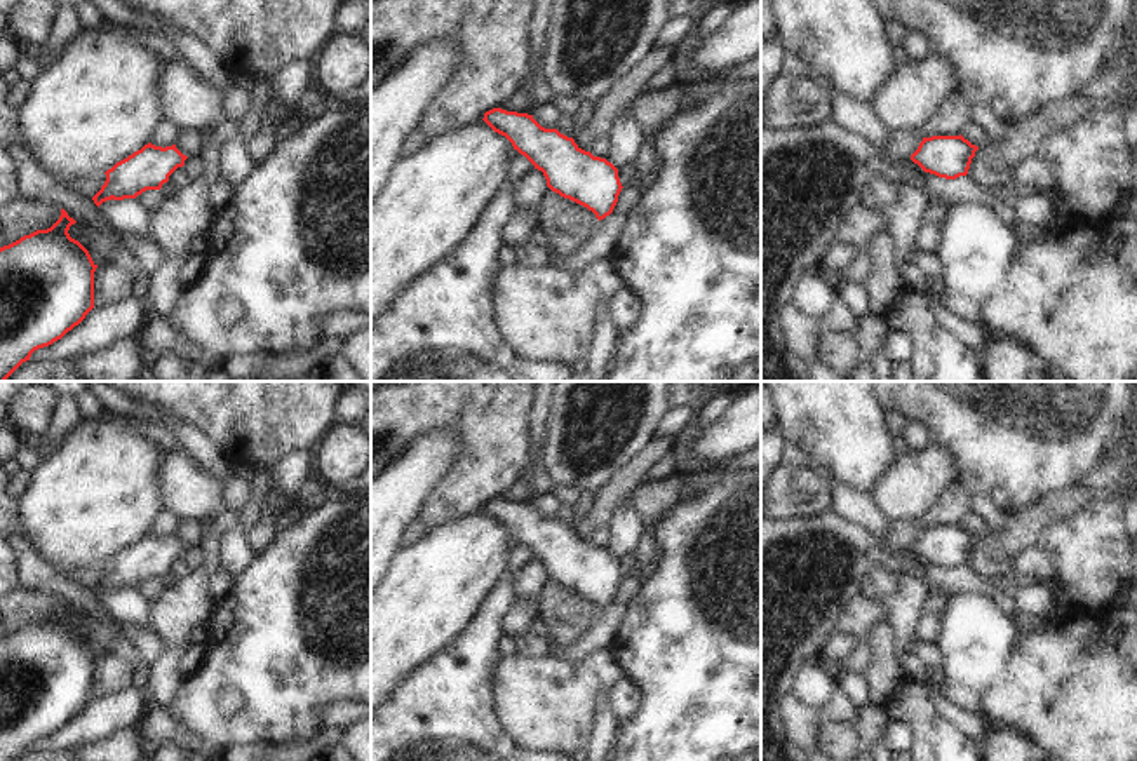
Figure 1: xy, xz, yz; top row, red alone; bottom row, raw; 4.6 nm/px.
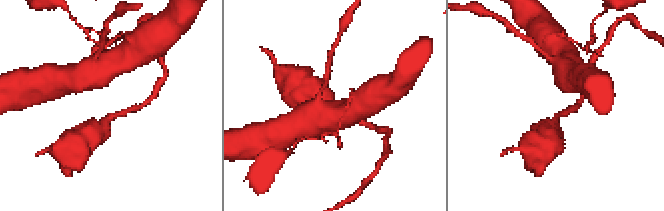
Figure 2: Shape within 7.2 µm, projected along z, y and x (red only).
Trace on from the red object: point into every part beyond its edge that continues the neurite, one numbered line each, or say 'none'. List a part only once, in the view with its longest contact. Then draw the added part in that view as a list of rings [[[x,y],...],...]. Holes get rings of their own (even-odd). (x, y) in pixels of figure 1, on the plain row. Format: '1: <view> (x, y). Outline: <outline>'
none

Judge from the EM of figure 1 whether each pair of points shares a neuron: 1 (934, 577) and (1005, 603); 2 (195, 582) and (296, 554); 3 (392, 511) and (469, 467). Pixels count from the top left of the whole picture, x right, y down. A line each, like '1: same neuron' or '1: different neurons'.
1: same neuron
2: different neurons
3: different neurons

